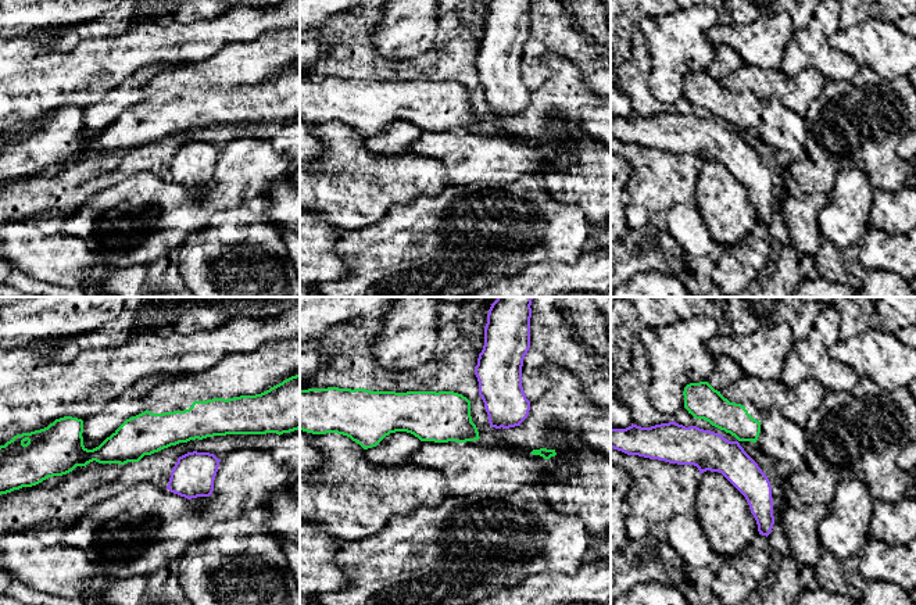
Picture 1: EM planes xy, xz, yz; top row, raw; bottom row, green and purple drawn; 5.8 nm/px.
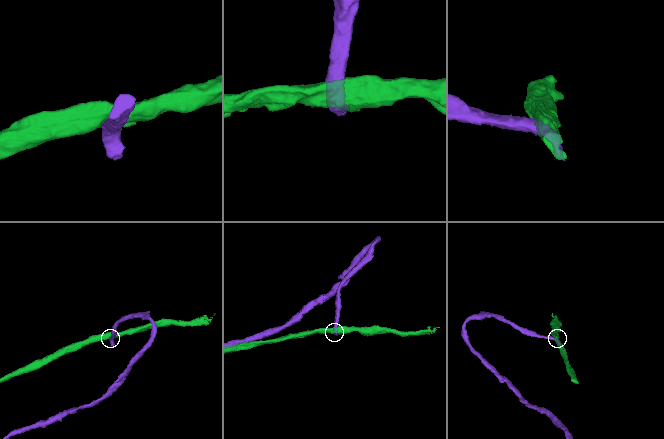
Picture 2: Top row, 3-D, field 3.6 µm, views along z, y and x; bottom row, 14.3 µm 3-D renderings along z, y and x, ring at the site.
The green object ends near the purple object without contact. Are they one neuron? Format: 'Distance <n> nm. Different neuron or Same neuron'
Distance 0 nm. Different neuron

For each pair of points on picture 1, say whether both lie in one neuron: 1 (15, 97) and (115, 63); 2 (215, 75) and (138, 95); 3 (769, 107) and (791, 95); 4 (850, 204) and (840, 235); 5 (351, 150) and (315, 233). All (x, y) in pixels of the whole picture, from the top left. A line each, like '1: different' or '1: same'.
1: same
2: different
3: different
4: same
5: different

